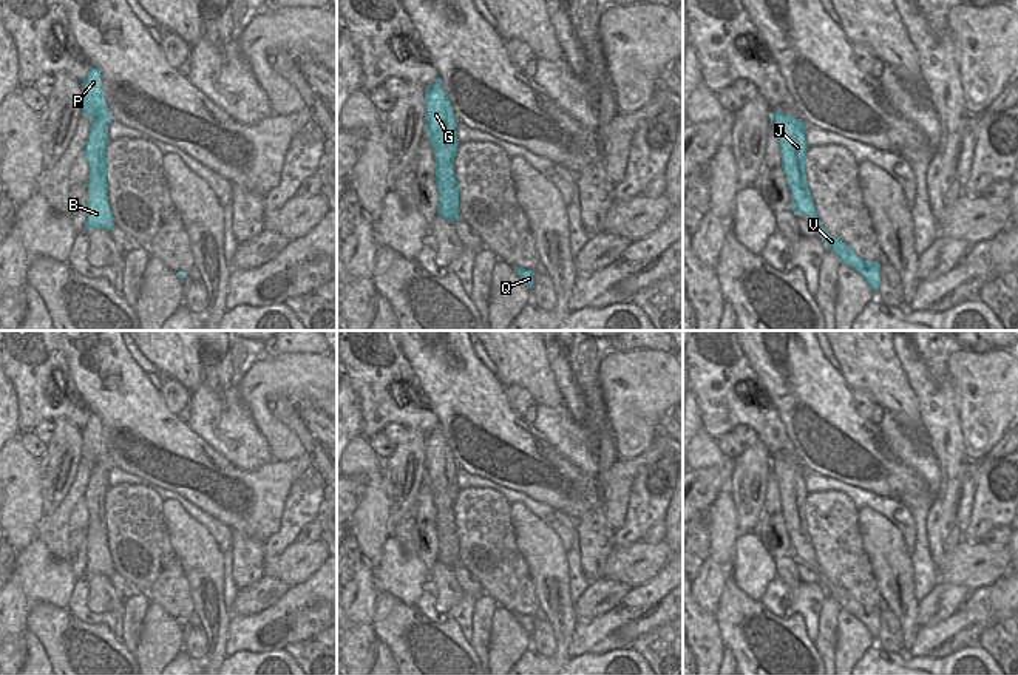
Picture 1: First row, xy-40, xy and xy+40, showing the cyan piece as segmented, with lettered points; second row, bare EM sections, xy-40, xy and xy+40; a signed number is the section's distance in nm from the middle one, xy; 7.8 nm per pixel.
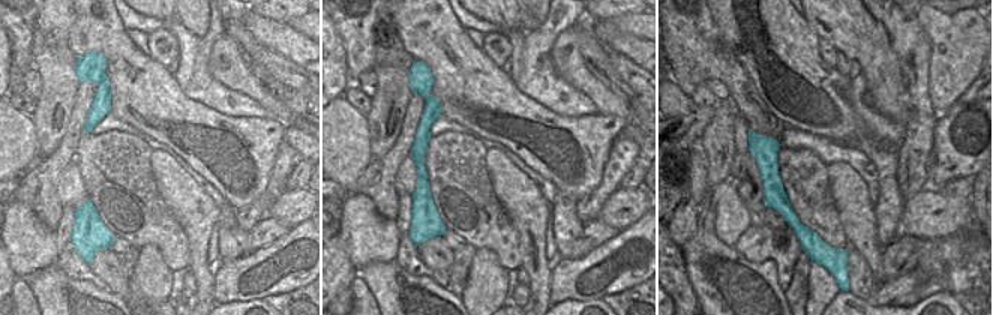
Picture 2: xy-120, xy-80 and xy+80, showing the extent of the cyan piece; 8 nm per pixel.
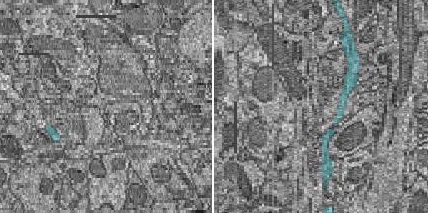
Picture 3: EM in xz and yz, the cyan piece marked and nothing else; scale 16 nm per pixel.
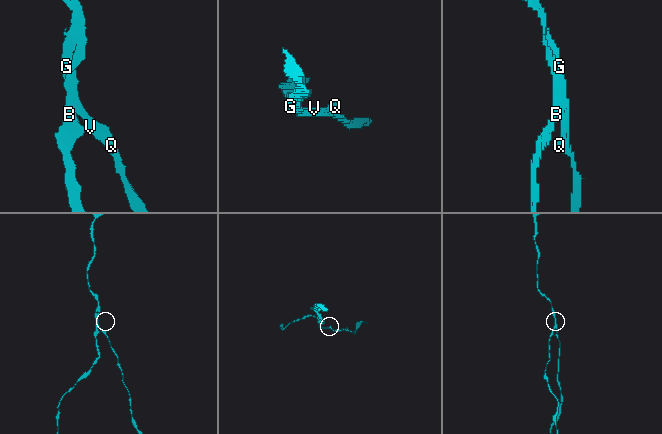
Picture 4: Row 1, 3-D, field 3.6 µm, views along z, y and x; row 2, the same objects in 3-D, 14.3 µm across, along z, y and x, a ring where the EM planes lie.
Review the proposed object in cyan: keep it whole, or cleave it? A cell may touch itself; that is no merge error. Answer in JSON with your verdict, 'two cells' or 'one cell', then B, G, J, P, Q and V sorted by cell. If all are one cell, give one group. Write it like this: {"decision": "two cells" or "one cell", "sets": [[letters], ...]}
{"decision": "two cells", "sets": [["B"], ["G", "J", "P", "Q", "V"]]}

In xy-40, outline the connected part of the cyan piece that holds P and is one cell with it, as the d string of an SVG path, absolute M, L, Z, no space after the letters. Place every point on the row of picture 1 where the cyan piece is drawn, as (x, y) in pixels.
M90 68L88 77L82 83L82 113L94 122L108 111L103 97L102 77L97 68Z

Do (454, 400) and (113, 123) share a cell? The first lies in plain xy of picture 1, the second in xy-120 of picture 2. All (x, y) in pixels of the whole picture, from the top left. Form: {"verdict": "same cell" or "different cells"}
{"verdict": "different cells"}

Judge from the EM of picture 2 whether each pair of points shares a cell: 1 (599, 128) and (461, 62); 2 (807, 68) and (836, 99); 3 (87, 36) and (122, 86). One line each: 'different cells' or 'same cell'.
1: same cell
2: same cell
3: same cell

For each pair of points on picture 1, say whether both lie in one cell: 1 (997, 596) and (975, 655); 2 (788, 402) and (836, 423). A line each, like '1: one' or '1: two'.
1: two
2: one

